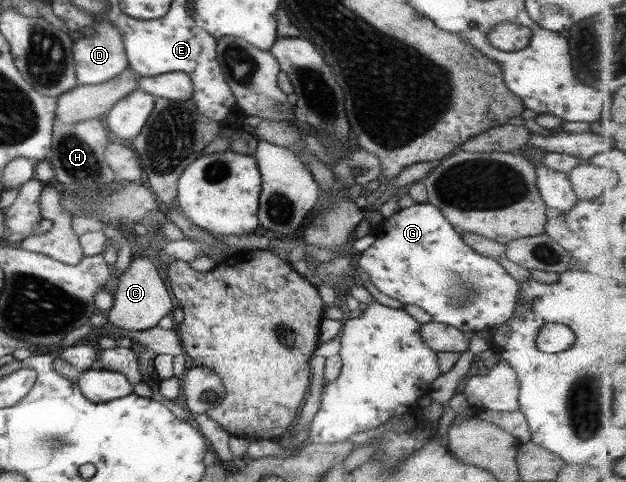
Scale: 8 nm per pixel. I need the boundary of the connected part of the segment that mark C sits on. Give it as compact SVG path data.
M132 259L129 266L115 276L112 307L107 311L108 322L126 331L144 331L156 326L164 315L173 311L170 295L158 276L156 267L150 259Z

